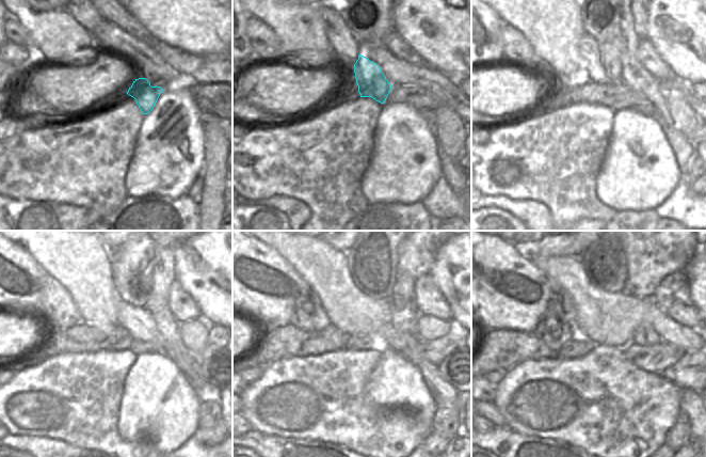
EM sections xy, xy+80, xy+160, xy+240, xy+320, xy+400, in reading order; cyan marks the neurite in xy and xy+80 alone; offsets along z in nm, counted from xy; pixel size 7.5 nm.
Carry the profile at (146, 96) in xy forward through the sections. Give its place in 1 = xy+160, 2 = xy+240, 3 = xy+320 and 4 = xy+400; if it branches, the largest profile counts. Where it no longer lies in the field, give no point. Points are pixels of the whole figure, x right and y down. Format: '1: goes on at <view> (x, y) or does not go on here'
1: goes on at xy+160 (609, 52)
2: goes on at xy+240 (132, 263)
3: goes on at xy+320 (372, 261)
4: goes on at xy+400 (604, 261)

